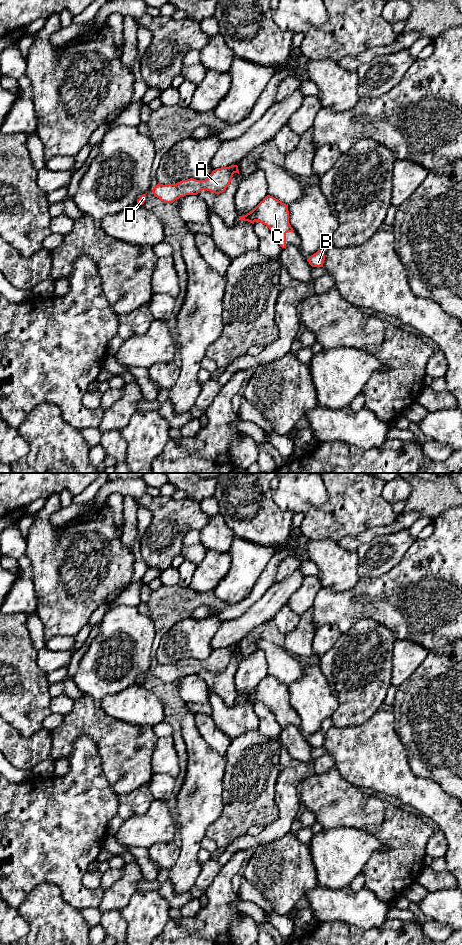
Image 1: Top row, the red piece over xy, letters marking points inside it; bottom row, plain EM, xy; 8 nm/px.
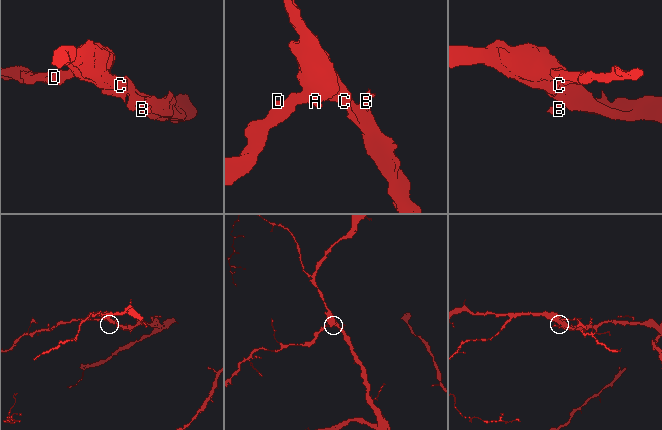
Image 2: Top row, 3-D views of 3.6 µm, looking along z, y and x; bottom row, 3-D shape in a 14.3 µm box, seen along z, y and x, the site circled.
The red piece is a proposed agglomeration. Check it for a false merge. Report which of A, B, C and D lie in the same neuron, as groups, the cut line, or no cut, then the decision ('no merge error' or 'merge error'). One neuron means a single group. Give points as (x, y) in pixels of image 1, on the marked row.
A B C D; no cut; no merge error

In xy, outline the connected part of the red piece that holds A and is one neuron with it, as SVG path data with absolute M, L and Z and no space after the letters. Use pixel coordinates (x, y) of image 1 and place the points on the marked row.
M238 166L221 167L212 171L205 180L190 178L176 184L158 183L152 192L154 196L165 203L173 203L175 200L186 195L197 195L202 190L220 194L226 190L231 182L234 173L239 174Z

